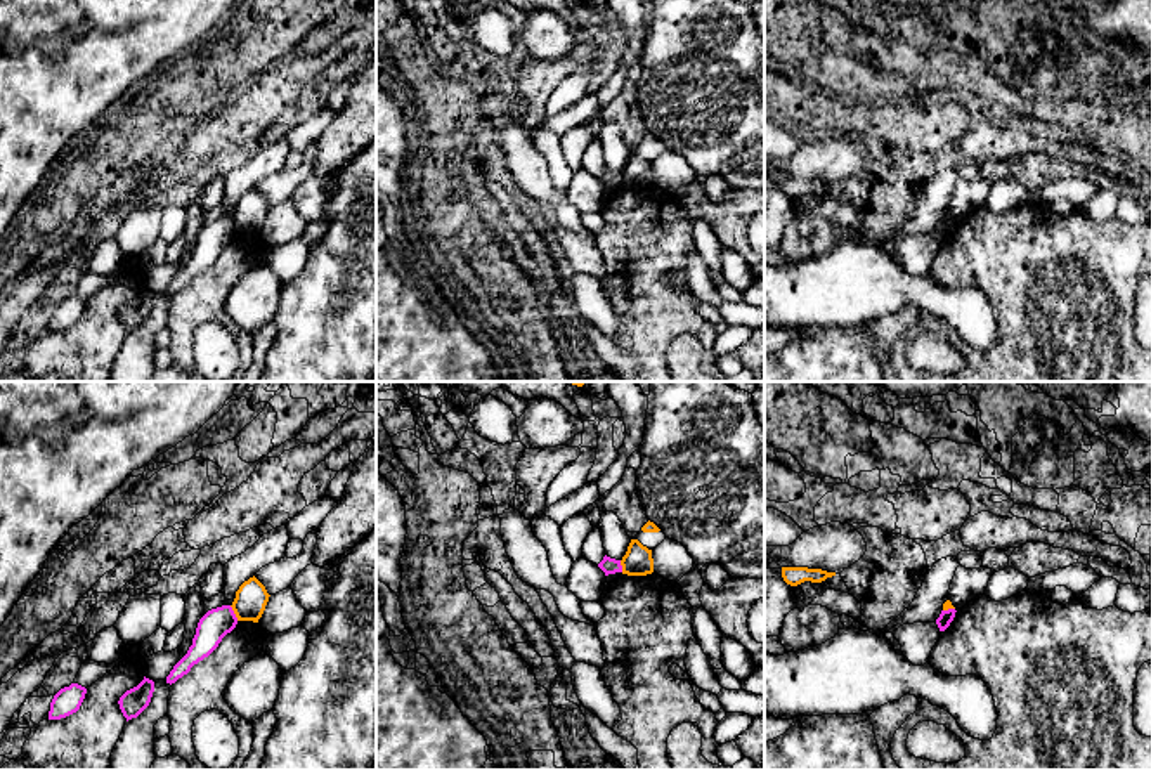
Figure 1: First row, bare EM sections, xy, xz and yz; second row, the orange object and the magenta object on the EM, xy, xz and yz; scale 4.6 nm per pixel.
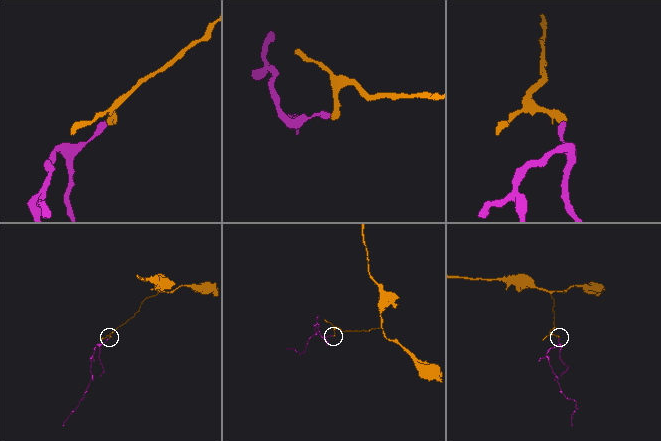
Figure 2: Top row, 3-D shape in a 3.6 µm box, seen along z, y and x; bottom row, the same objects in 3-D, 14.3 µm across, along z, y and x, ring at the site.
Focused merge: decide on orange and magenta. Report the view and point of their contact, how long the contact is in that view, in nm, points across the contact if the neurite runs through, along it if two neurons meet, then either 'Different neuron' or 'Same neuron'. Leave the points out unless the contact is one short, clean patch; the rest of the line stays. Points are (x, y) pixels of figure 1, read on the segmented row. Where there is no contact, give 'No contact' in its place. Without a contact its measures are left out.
Touches orange at xy (234, 613). Shared border 80 nm. Boundary: xy (229, 606), (238, 619). Different neuron

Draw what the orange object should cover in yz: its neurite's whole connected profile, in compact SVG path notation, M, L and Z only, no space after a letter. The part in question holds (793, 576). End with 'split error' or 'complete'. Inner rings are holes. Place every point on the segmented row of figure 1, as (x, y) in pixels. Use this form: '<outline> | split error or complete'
M782 567L782 578L787 584L797 586L804 581L822 583L827 578L836 576L836 572L827 572L822 569L808 569L808 567Z | complete

